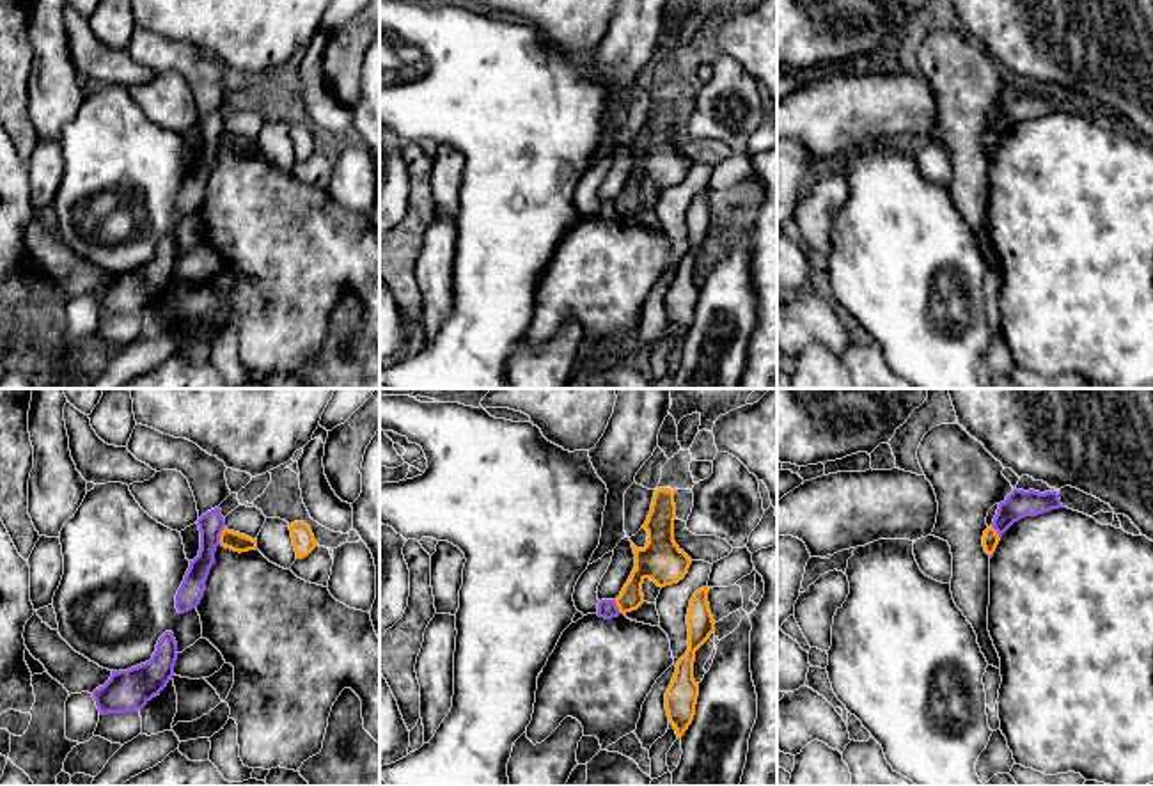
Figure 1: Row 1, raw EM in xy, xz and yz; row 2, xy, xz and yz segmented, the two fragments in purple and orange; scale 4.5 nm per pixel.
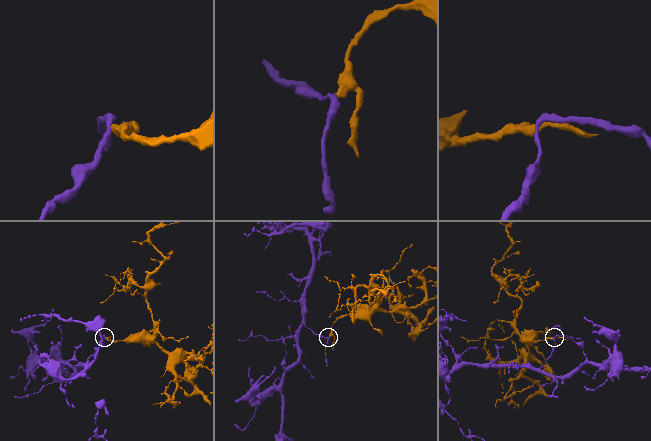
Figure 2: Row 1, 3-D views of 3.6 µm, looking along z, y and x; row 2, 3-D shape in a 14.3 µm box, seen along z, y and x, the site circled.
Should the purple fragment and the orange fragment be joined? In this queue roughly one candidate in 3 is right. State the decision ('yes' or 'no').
no

